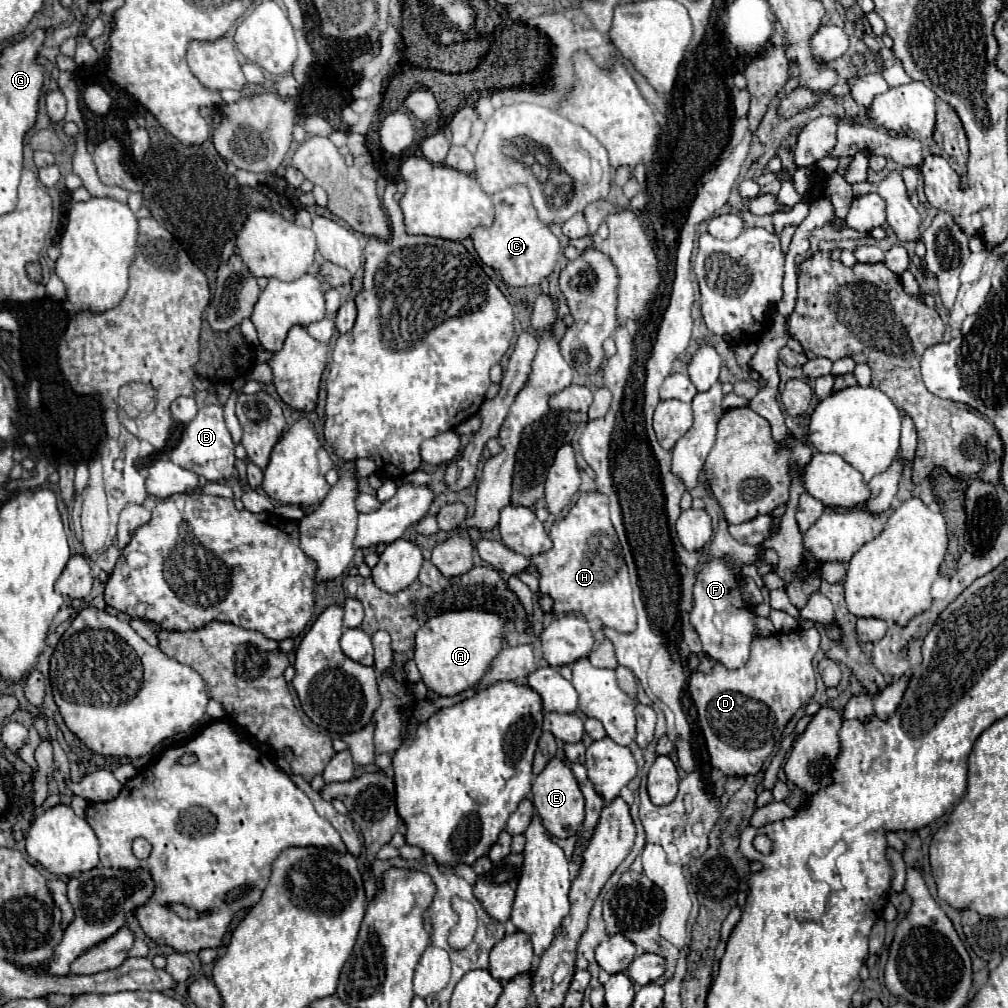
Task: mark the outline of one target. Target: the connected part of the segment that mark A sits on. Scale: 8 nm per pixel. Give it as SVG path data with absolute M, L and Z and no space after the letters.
M473 609L449 611L429 619L415 633L415 663L427 689L441 697L453 697L473 687L487 671L495 655L503 647L501 631L505 621L495 613L481 613Z

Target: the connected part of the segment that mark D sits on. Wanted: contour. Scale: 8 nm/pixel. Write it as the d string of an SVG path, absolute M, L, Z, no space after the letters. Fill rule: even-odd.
M795 629L751 641L749 661L739 669L727 669L715 661L709 675L691 673L689 693L697 707L711 765L725 775L755 775L773 753L785 725L801 705L815 695L813 657L819 651L819 631Z

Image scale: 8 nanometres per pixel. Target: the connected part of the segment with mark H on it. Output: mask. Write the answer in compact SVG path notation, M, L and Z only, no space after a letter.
M581 493L563 519L557 519L549 533L553 547L533 557L539 573L539 589L551 595L555 613L581 613L585 619L601 619L605 627L631 633L637 615L631 595L627 565L621 555L617 533L609 519L609 499L605 493Z

